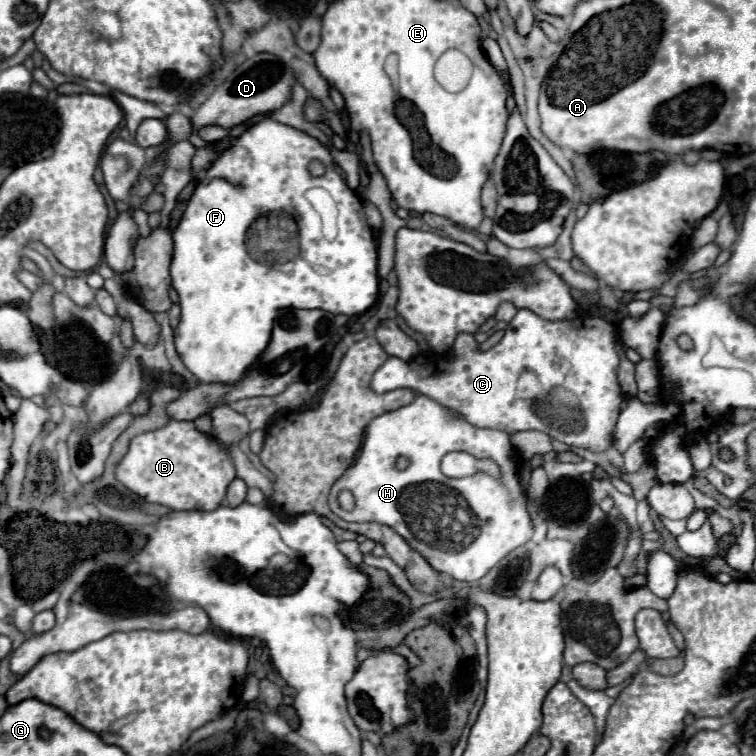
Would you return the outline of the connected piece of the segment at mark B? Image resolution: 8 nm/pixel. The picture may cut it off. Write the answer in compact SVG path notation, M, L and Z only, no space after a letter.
M169 420L167 426L139 434L131 440L129 452L123 456L123 460L115 468L115 476L121 484L125 484L131 492L139 494L147 502L163 504L173 510L215 510L223 500L227 486L235 478L235 466L231 464L231 456L211 440L211 436L199 432L193 422L179 422Z

